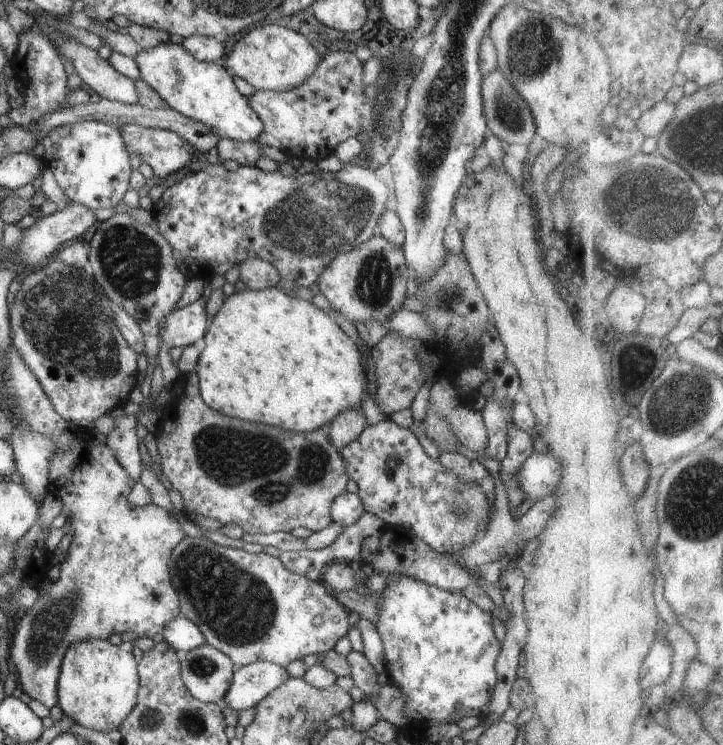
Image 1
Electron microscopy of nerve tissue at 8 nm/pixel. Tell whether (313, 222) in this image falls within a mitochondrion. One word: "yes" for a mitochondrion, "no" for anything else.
yes

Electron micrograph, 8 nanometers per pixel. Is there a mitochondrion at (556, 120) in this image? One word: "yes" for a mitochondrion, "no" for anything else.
no

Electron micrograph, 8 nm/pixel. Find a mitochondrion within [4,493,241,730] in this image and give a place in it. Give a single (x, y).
(51, 624)

